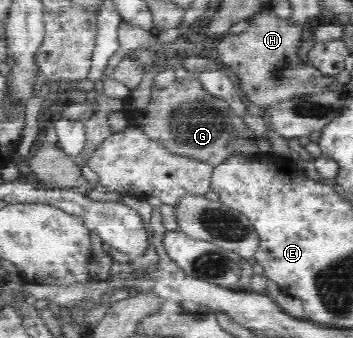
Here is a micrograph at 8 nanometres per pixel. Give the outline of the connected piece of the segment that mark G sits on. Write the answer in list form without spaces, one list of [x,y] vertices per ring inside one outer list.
[[[194,76],[184,81],[176,80],[163,89],[153,85],[150,100],[148,107],[140,112],[129,109],[127,121],[144,131],[148,138],[160,142],[168,152],[205,161],[214,168],[230,156],[239,155],[227,148],[228,141],[236,132],[230,105],[226,99],[208,93]]]

